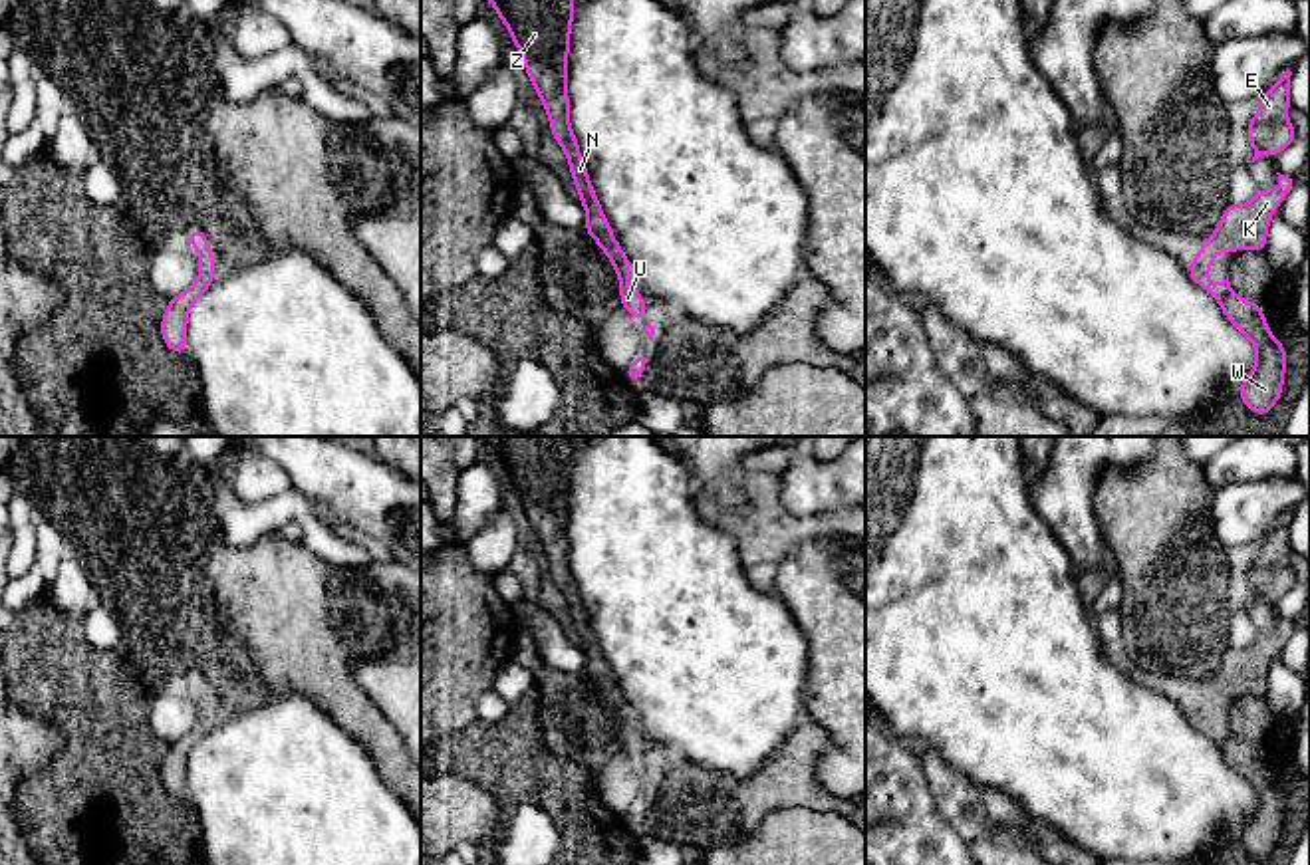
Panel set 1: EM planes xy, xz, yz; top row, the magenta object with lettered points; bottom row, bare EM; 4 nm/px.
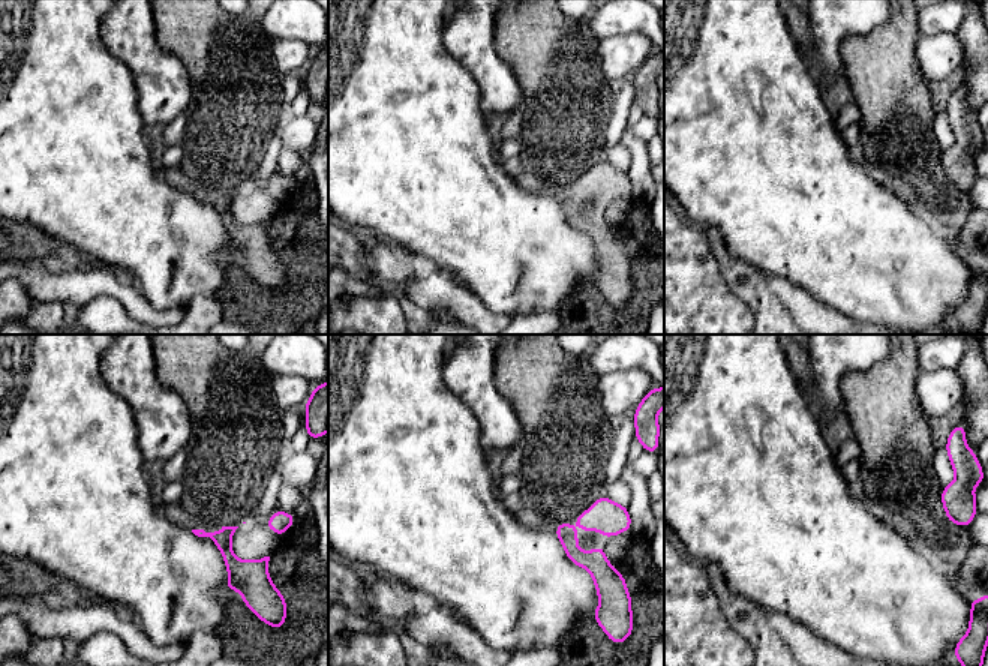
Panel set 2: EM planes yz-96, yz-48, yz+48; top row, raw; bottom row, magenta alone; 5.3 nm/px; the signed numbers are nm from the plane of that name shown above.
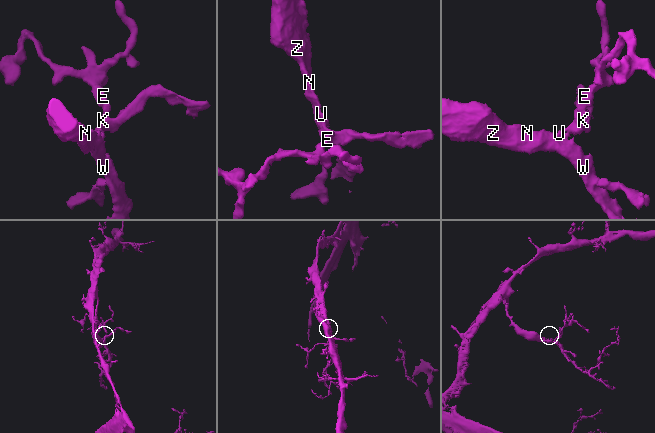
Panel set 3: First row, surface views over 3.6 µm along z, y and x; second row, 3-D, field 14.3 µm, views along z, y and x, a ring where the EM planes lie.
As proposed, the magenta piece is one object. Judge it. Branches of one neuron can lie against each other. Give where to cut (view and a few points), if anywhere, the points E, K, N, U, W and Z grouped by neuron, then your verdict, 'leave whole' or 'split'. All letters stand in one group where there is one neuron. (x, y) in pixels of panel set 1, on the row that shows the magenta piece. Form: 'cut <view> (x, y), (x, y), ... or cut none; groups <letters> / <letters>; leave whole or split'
cut none; groups E K N U W Z; leave whole

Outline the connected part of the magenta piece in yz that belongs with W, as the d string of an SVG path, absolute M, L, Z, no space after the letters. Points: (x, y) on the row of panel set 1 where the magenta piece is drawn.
M1276 175L1276 190L1270 192L1256 186L1256 194L1248 204L1231 202L1227 206L1213 236L1203 240L1203 250L1191 258L1187 272L1201 290L1209 292L1221 304L1225 317L1256 347L1256 365L1243 379L1239 399L1260 417L1266 417L1282 395L1284 369L1288 365L1286 345L1270 335L1258 302L1246 302L1233 294L1229 276L1223 282L1209 284L1207 270L1213 266L1217 252L1231 254L1239 248L1262 252L1270 216L1292 186L1292 179Z

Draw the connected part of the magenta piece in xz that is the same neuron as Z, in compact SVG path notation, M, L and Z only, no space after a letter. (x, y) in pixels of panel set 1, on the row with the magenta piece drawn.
M490 0L502 24L510 30L514 46L520 50L526 73L538 91L550 119L550 129L558 145L568 155L572 183L580 190L580 204L588 210L584 230L599 244L611 260L619 280L619 302L631 317L643 319L643 341L655 341L659 325L645 317L645 294L629 290L631 262L617 244L601 204L590 183L588 167L580 155L578 139L572 131L568 111L568 50L574 22L572 0Z

